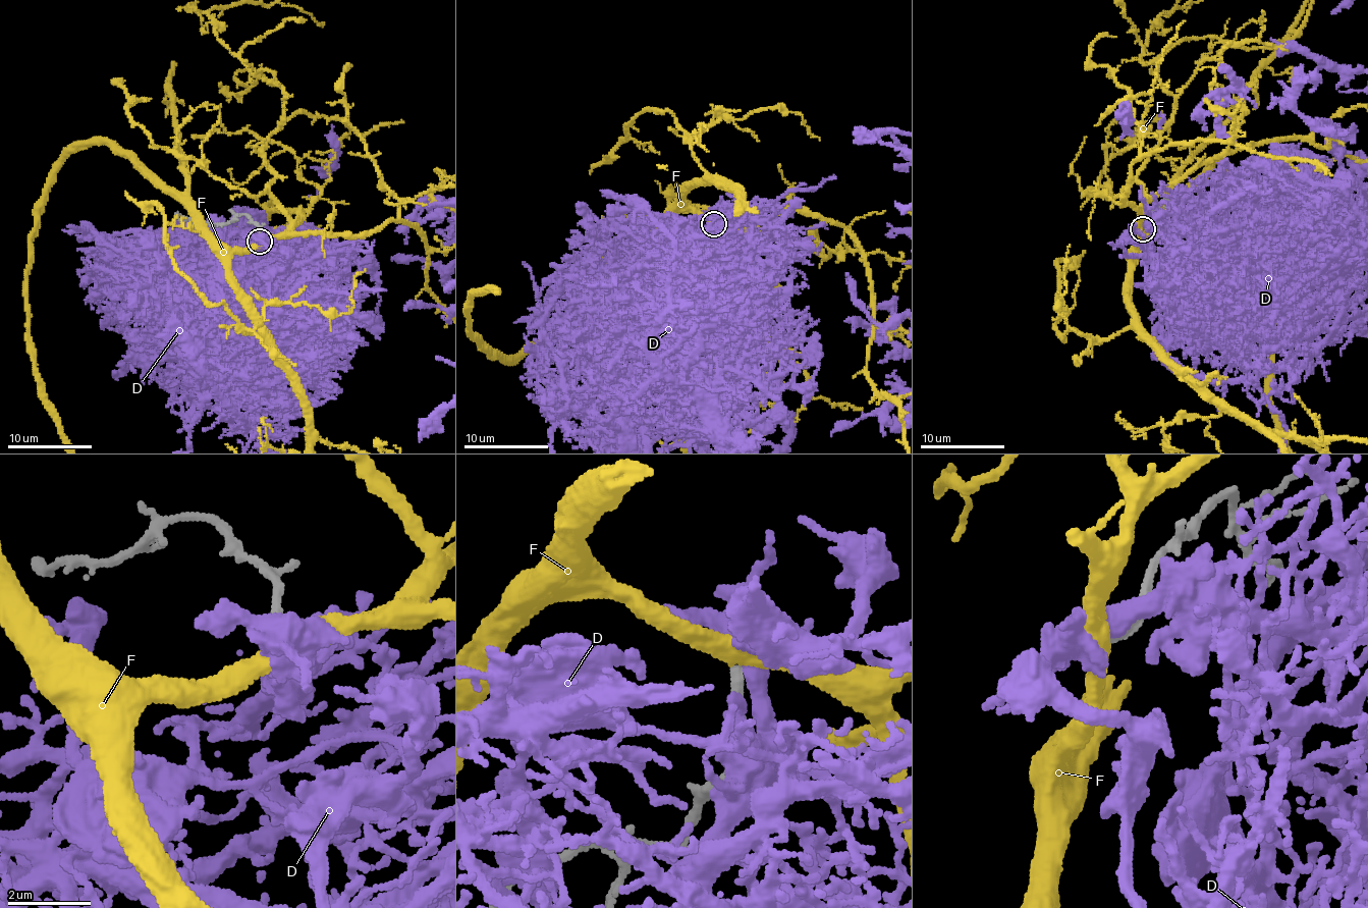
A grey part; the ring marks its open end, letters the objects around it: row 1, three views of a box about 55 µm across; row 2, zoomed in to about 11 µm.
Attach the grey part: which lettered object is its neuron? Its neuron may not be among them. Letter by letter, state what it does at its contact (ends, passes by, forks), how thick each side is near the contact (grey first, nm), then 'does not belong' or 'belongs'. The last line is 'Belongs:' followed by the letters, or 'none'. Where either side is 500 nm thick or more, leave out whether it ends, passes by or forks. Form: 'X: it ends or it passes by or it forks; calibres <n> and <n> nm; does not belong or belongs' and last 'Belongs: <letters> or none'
D: it passes by; calibres 240 and 440 nm; does not belong
F: it passes by; calibres 220 and 440 nm; belongs
Belongs: F

